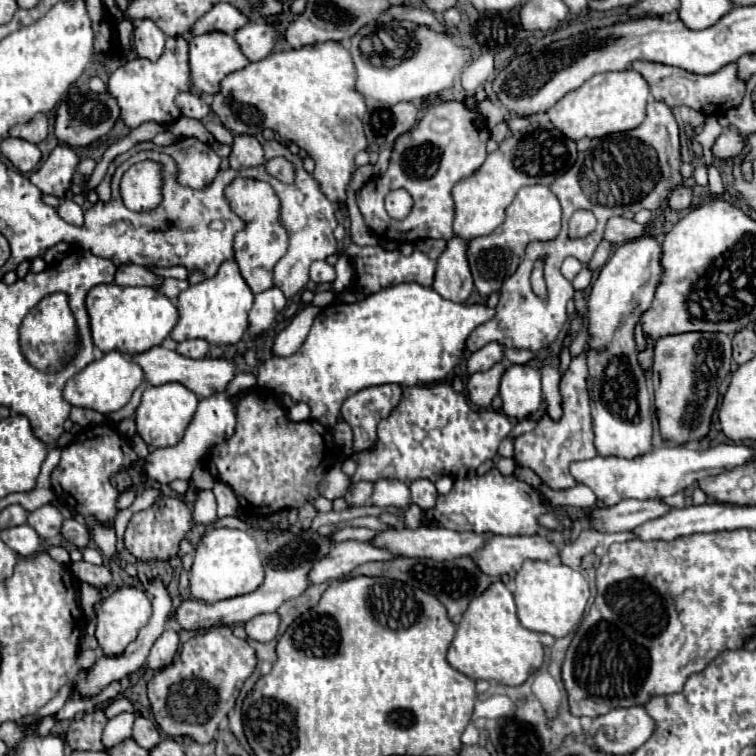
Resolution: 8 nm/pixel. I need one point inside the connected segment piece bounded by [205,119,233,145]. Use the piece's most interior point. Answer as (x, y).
(223, 135)

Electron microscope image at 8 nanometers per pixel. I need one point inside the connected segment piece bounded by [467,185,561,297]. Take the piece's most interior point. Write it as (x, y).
(535, 214)

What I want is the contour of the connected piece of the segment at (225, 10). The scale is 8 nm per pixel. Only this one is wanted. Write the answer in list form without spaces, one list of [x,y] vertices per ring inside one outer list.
[[[217,3],[193,25],[191,31],[193,35],[201,35],[201,31],[229,31],[229,35],[235,35],[247,23],[249,17],[243,15],[237,7],[233,7],[231,3]]]

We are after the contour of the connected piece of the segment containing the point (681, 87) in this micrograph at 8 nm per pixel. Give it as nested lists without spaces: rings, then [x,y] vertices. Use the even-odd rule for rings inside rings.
[[[633,61],[631,67],[645,77],[645,81],[651,87],[651,95],[657,101],[667,103],[669,107],[687,105],[695,111],[709,115],[709,113],[721,113],[731,107],[737,107],[737,103],[741,103],[741,99],[745,95],[745,83],[741,79],[737,79],[735,63],[731,63],[729,67],[723,67],[721,71],[713,73],[713,75],[695,75],[695,73],[689,73],[679,67],[669,67],[669,65],[651,63],[651,61]]]

